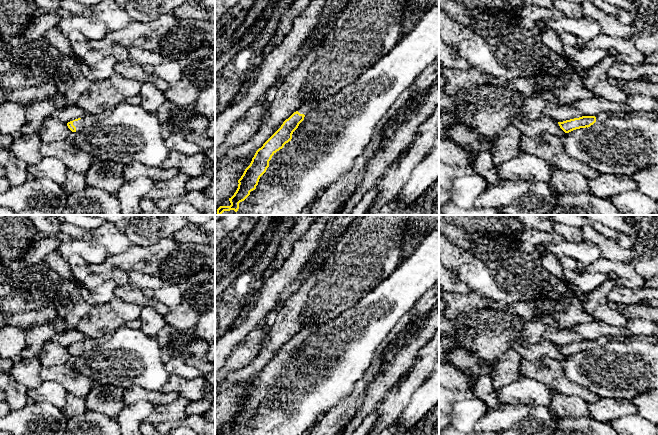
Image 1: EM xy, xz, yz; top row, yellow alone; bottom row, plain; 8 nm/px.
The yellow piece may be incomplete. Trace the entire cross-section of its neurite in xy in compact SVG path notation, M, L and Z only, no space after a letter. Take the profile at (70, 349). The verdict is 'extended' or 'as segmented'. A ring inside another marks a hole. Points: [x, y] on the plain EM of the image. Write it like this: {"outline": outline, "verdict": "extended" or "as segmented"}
{"outline": "M86 338L83 342L78 342L67 347L72 356L81 355L83 352L94 348L101 340L97 338Z", "verdict": "extended"}

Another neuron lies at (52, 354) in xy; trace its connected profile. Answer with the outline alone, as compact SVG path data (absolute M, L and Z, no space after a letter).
M50 341L43 346L38 357L43 367L52 367L68 363L73 356L68 352L67 347Z

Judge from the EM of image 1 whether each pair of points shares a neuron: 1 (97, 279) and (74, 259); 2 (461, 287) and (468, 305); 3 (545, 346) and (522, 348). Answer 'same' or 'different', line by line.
1: same
2: different
3: same

